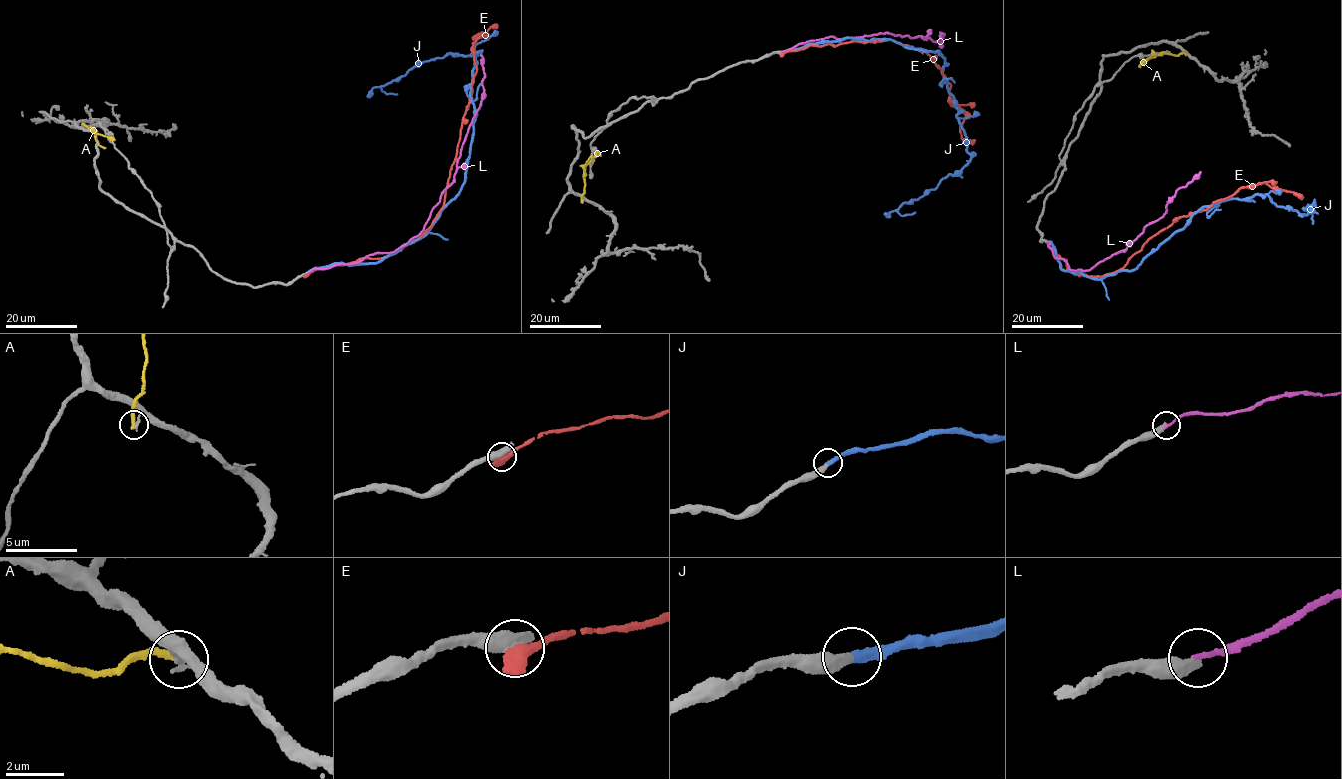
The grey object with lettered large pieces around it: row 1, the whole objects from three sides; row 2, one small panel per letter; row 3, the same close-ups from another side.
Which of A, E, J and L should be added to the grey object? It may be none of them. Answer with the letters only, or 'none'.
J

